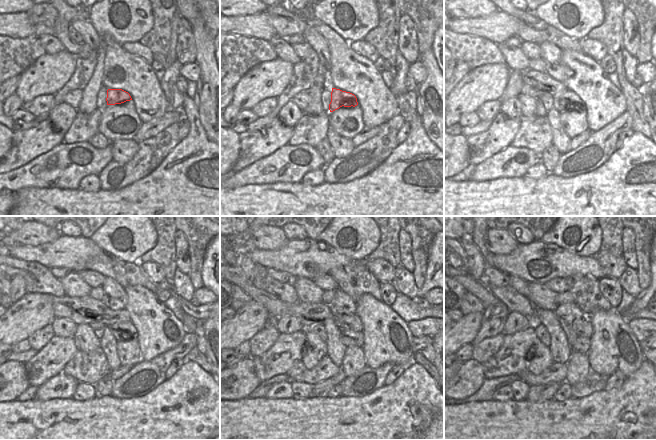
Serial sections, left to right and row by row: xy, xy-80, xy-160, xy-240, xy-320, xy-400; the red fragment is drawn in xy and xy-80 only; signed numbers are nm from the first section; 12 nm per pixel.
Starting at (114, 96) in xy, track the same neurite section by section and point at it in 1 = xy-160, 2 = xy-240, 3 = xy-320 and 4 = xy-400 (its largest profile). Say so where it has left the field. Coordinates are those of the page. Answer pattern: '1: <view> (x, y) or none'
1: xy-160 (563, 102)
2: xy-240 (125, 331)
3: xy-320 (349, 338)
4: xy-400 (582, 344)

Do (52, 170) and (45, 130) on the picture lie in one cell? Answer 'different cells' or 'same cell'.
different cells

